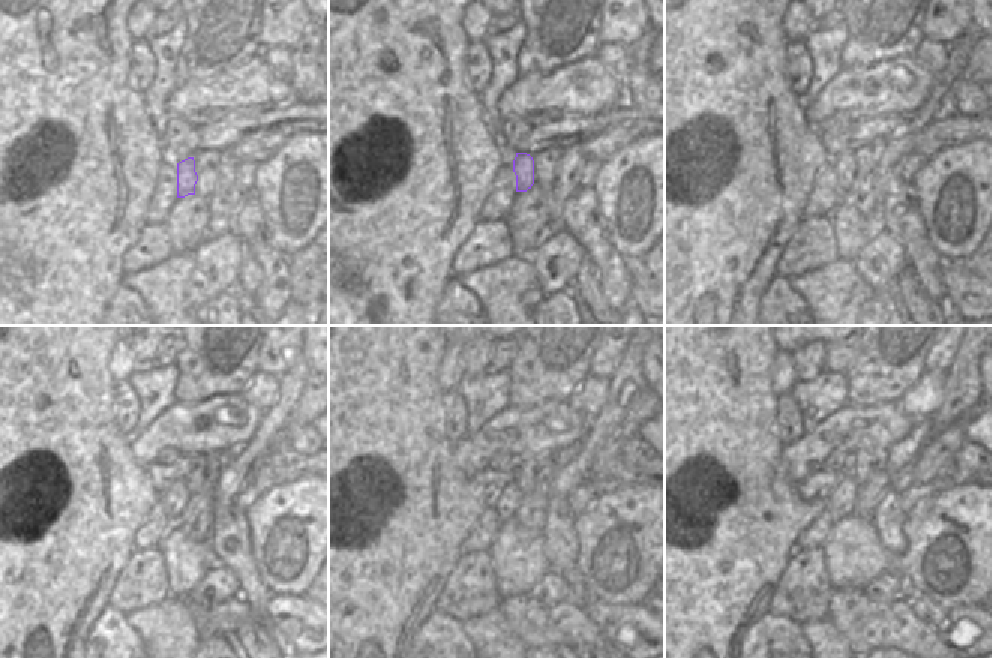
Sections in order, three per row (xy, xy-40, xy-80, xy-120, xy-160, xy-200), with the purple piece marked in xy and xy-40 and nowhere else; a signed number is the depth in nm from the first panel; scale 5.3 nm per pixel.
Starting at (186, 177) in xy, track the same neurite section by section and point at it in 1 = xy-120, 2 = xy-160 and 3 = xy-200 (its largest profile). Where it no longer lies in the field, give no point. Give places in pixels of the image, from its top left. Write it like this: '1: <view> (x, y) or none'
1: xy-120 (173, 501)
2: xy-160 (508, 502)
3: xy-200 (841, 502)

